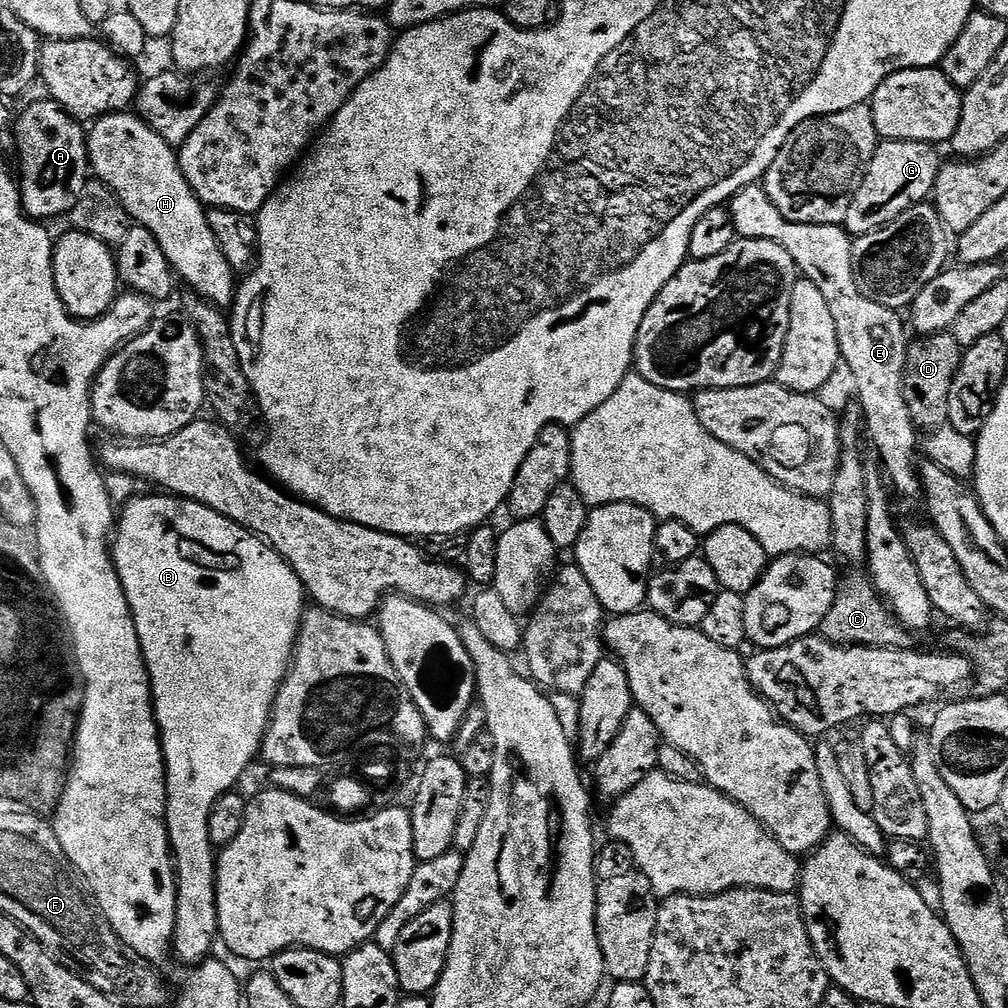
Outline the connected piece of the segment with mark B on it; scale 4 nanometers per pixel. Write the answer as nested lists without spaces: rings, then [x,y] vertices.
[[[137,494],[123,505],[122,511],[119,513],[118,523],[114,528],[114,535],[110,540],[110,551],[112,553],[112,560],[116,563],[116,573],[118,578],[122,582],[124,587],[124,593],[126,594],[126,602],[130,606],[130,614],[134,618],[134,626],[138,630],[138,642],[140,643],[140,649],[144,655],[144,665],[148,667],[148,681],[152,684],[152,709],[156,712],[156,725],[160,728],[160,744],[164,748],[164,770],[166,773],[166,802],[164,803],[164,822],[168,826],[168,842],[172,850],[174,857],[174,867],[176,870],[176,917],[174,918],[174,934],[172,935],[172,947],[171,951],[174,956],[177,956],[180,960],[188,960],[184,962],[200,962],[209,955],[208,952],[212,948],[212,943],[217,943],[218,933],[220,931],[220,923],[218,922],[218,910],[216,909],[216,862],[218,859],[217,853],[214,851],[214,845],[210,834],[208,833],[208,823],[210,822],[210,814],[212,813],[212,807],[216,804],[216,800],[224,795],[226,792],[231,792],[237,787],[236,779],[243,774],[248,768],[248,763],[252,759],[257,759],[258,753],[261,751],[264,742],[264,732],[268,729],[268,718],[272,715],[272,706],[276,703],[276,689],[280,687],[280,683],[284,680],[286,671],[290,666],[292,653],[296,646],[296,637],[300,634],[300,622],[304,617],[306,611],[306,593],[304,591],[304,583],[298,578],[298,574],[294,574],[294,570],[289,566],[286,561],[278,555],[272,548],[271,544],[265,542],[257,533],[247,532],[241,524],[236,524],[228,516],[218,514],[214,510],[210,510],[206,505],[200,504],[196,500],[185,500],[179,496],[173,496],[171,494],[160,494],[164,496],[144,496],[144,494]]]

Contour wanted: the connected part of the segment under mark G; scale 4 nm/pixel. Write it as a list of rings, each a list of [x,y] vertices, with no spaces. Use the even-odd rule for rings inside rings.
[[[884,140],[877,143],[876,153],[864,171],[858,190],[852,195],[846,210],[843,227],[853,237],[878,230],[886,226],[911,204],[927,201],[936,187],[936,176],[940,173],[942,157],[933,145],[922,140]]]

